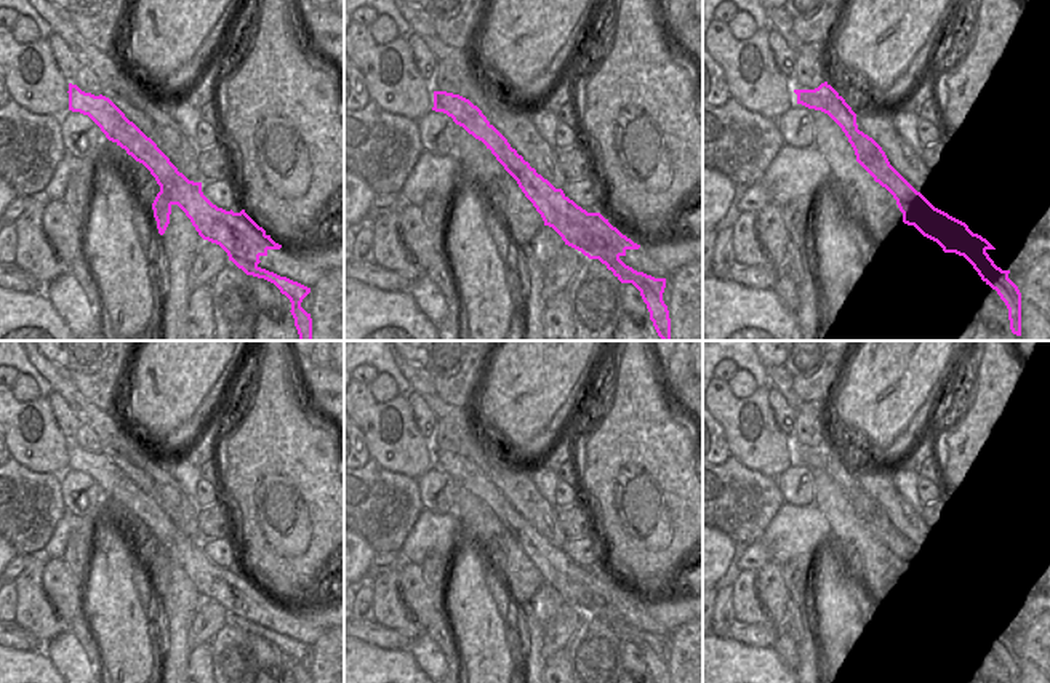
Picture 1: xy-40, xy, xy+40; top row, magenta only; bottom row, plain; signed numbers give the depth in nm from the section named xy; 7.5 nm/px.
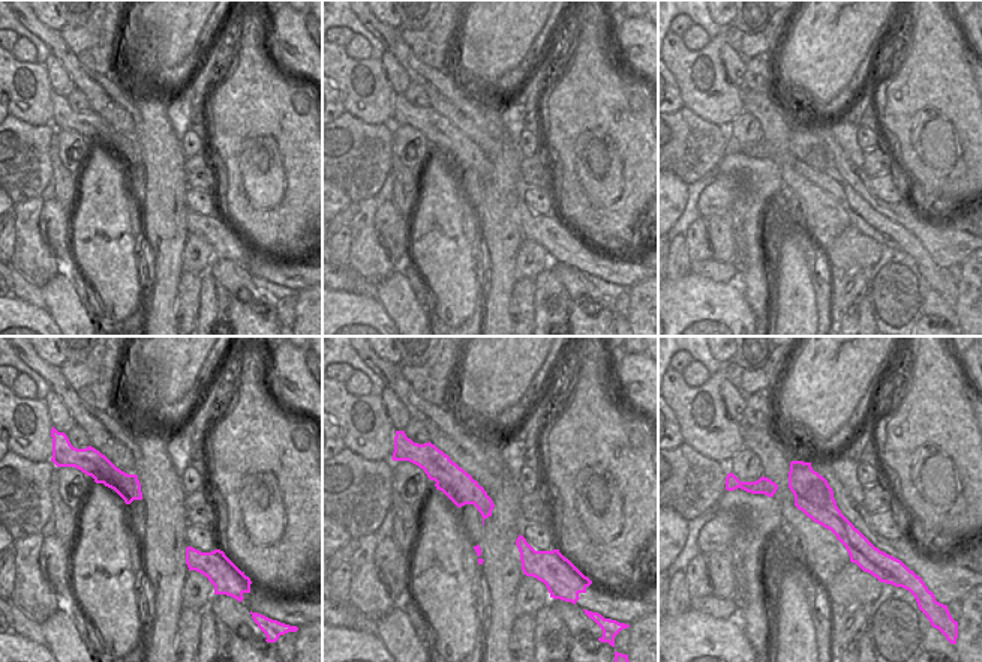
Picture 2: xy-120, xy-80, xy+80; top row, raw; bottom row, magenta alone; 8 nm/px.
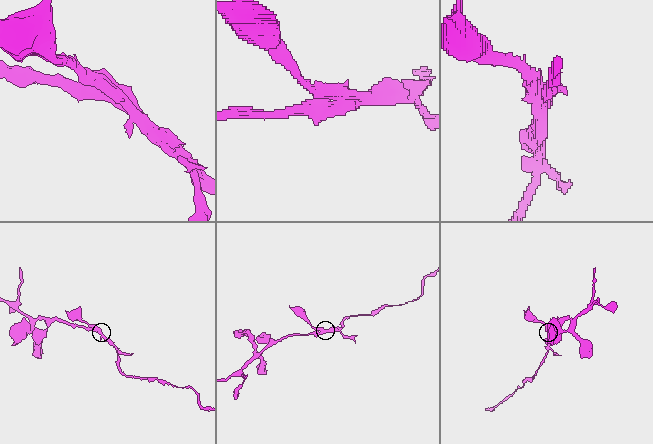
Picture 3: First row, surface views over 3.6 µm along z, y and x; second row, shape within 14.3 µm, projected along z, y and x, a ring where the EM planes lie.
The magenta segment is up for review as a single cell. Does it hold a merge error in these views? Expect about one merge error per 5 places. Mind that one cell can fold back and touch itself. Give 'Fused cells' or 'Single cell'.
Fused cells

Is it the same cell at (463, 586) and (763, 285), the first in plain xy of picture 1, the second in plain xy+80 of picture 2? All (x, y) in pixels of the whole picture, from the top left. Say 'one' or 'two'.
two

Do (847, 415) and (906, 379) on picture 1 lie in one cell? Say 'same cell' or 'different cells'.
same cell

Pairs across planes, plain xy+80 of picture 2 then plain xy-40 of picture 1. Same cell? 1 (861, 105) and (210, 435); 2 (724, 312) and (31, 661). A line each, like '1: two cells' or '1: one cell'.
1: one cell
2: one cell

